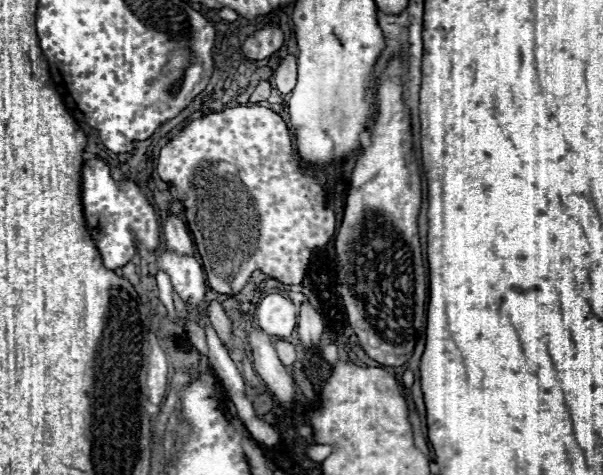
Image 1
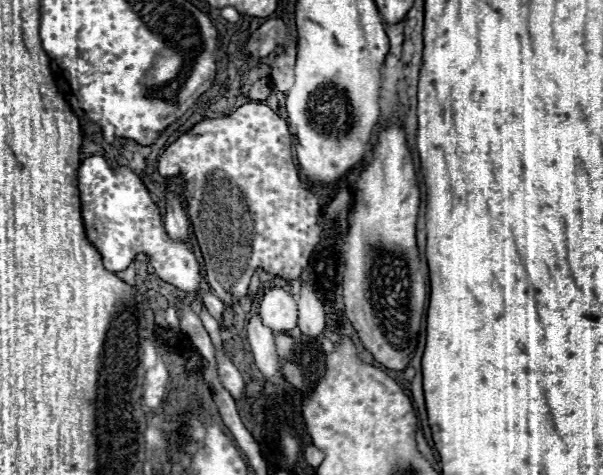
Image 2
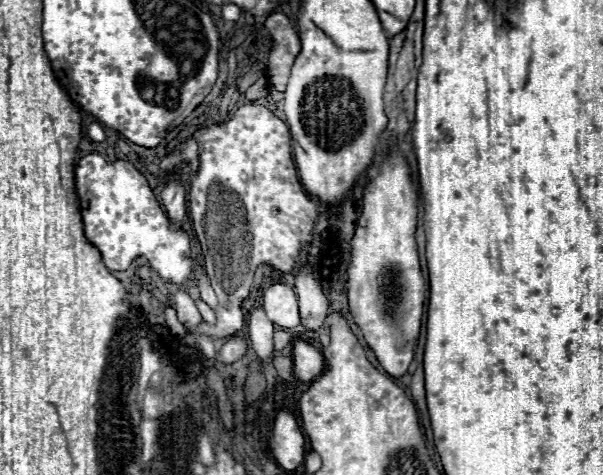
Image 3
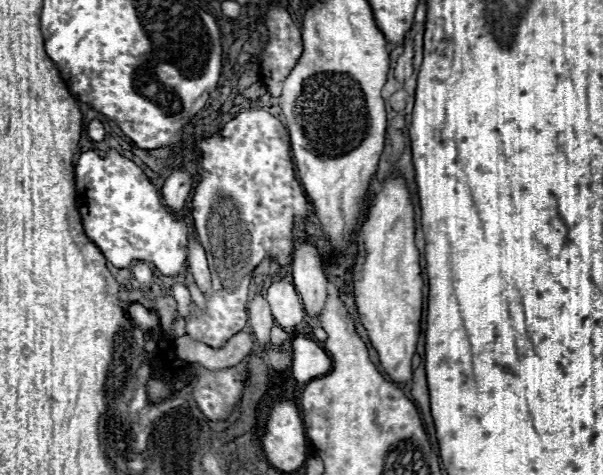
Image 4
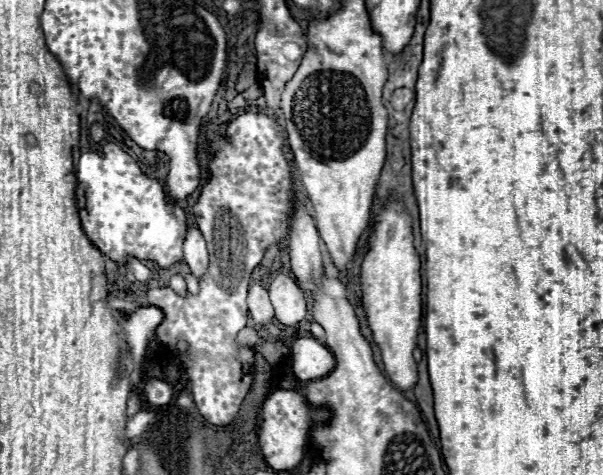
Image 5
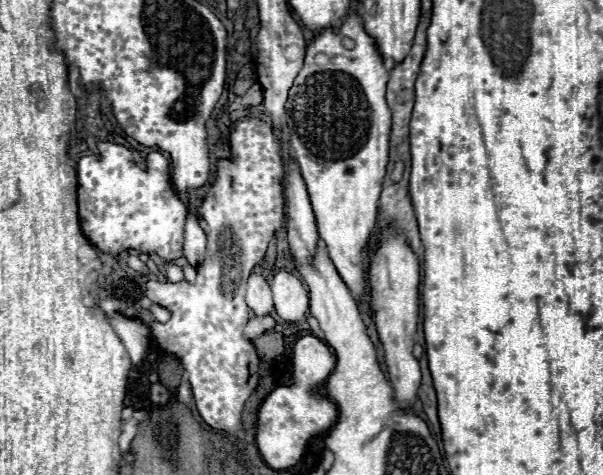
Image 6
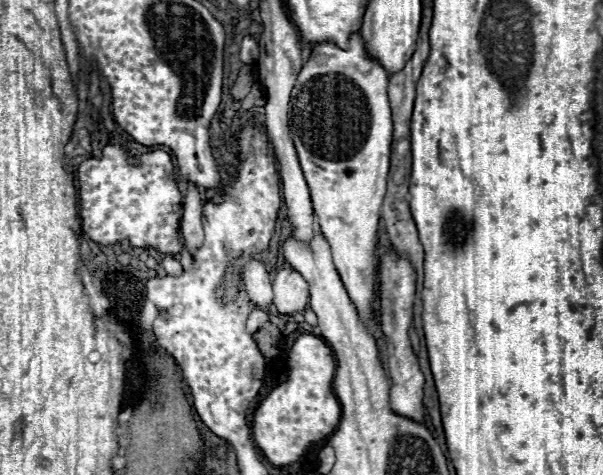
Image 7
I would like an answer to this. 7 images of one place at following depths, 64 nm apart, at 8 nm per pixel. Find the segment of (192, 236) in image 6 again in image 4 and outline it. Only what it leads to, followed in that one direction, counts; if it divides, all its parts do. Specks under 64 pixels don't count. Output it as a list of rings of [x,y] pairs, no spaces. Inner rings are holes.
[[[190,238],[190,242],[188,242],[188,268],[190,268],[190,274],[194,276],[198,288],[202,292],[208,292],[210,290],[210,270],[208,270],[208,262],[206,262],[206,252],[196,238]]]

